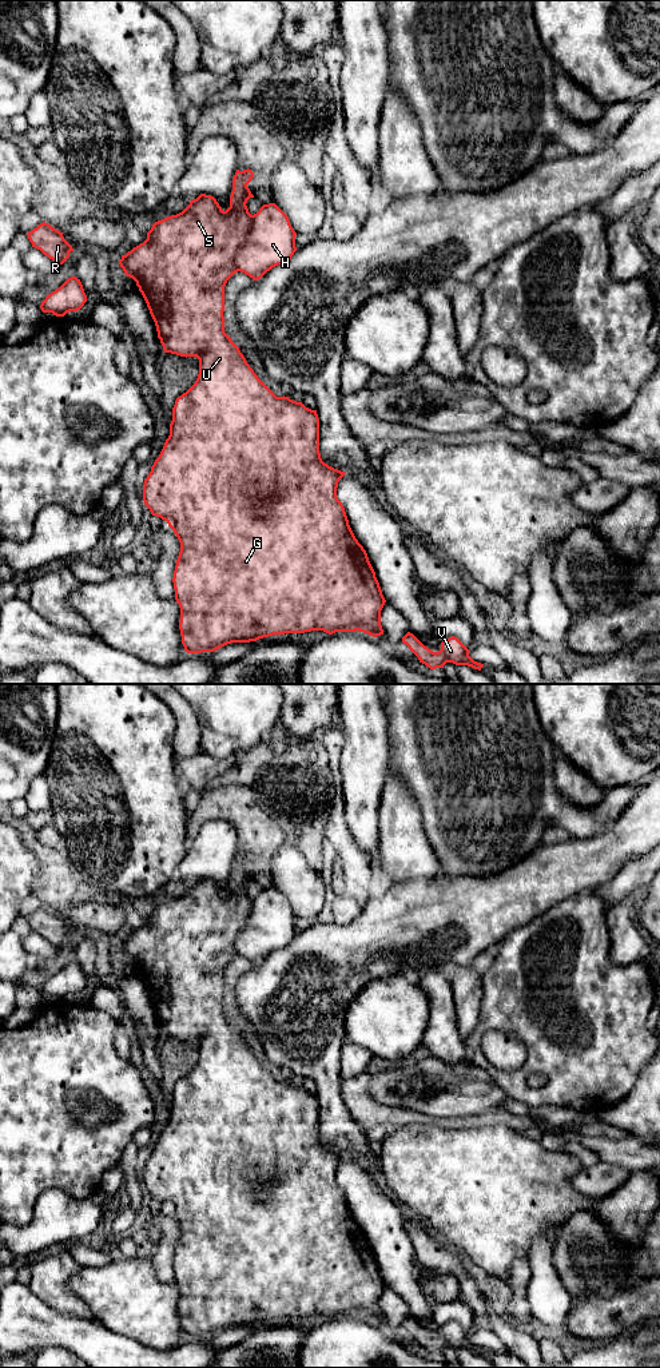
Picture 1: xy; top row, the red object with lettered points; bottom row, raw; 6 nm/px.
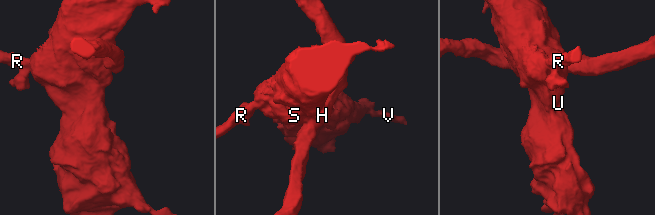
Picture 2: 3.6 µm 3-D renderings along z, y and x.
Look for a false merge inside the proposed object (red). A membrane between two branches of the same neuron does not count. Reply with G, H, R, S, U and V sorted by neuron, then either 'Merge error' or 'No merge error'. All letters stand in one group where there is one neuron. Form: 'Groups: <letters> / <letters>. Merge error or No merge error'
Groups: G R S U V / H. Merge error

